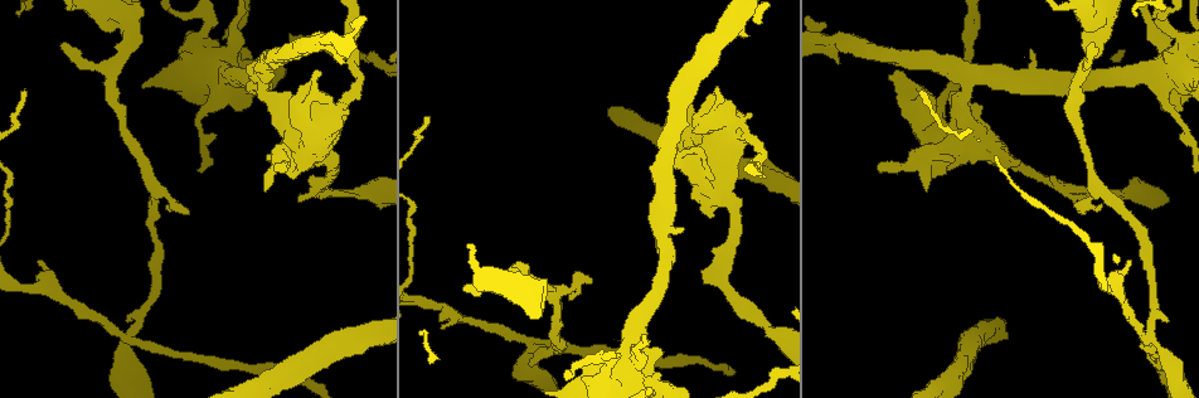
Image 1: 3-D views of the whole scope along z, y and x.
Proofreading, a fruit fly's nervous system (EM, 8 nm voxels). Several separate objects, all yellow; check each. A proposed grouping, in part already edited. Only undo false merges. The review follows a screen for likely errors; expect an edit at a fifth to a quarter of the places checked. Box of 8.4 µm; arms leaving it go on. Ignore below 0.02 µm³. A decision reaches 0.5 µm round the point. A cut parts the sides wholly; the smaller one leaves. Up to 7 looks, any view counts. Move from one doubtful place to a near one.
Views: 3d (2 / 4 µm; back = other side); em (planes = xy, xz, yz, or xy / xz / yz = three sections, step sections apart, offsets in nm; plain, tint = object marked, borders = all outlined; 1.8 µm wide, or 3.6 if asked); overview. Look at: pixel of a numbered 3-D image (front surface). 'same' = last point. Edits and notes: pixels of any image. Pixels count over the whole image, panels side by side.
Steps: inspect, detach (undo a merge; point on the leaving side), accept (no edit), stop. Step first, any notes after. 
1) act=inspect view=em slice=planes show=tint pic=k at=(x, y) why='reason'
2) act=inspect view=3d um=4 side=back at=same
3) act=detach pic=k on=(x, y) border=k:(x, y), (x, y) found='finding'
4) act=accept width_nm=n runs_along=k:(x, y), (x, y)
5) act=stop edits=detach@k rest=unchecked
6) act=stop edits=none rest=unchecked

act=inspect view=em slice=planes show=tint pic=1 at=(902, 78) why='closes a loop'

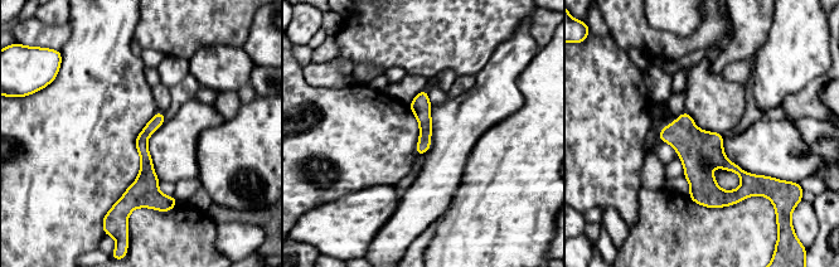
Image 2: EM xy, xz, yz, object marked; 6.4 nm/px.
act=accept found='continuous, no second cell'

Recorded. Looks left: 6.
act=inspect view=3d um=2 pic=1 at=(263, 75) why='thick turns thin'

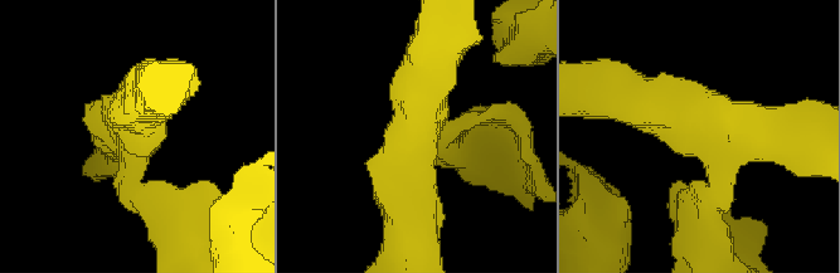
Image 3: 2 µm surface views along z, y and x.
act=inspect view=em slice=planes show=tint pic=3 at=(133, 136) why='shape alone is not enough'

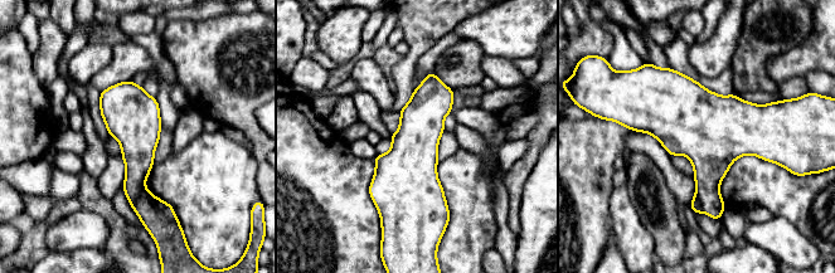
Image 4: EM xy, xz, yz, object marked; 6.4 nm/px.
act=detach pic=4 on=(158, 217) arms=3 border=4:(145, 188), (131, 205) found='two cells meet here'

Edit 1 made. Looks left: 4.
act=inspect view=em um=3.6 slice=yz step=4 show=tint pic=1 at=(220, 92) why='sharp bend'

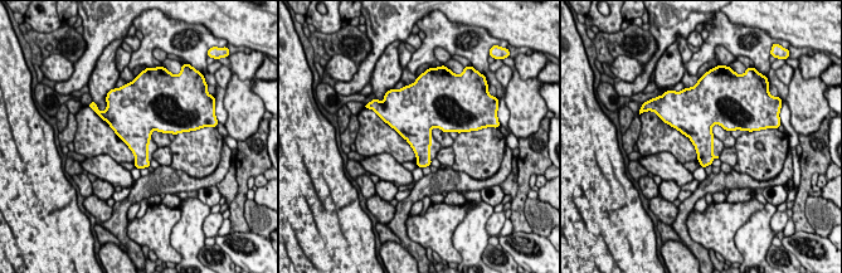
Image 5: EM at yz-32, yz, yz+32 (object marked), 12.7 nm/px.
act=inspect view=em um=3.6 slice=planes show=tint at=same why='cut it another way'

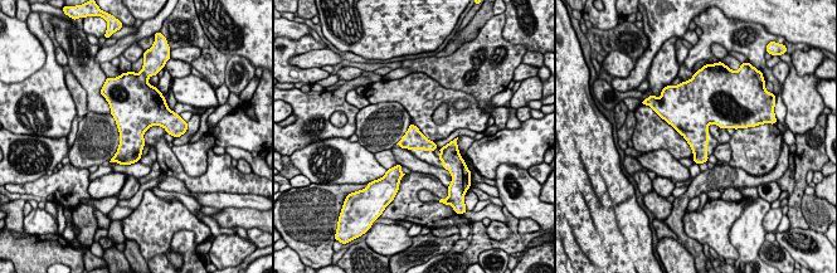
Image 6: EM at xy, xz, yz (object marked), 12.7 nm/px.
act=accept found='one cell here'

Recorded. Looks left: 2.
act=stop edits=detach@4 rest=unchecked

